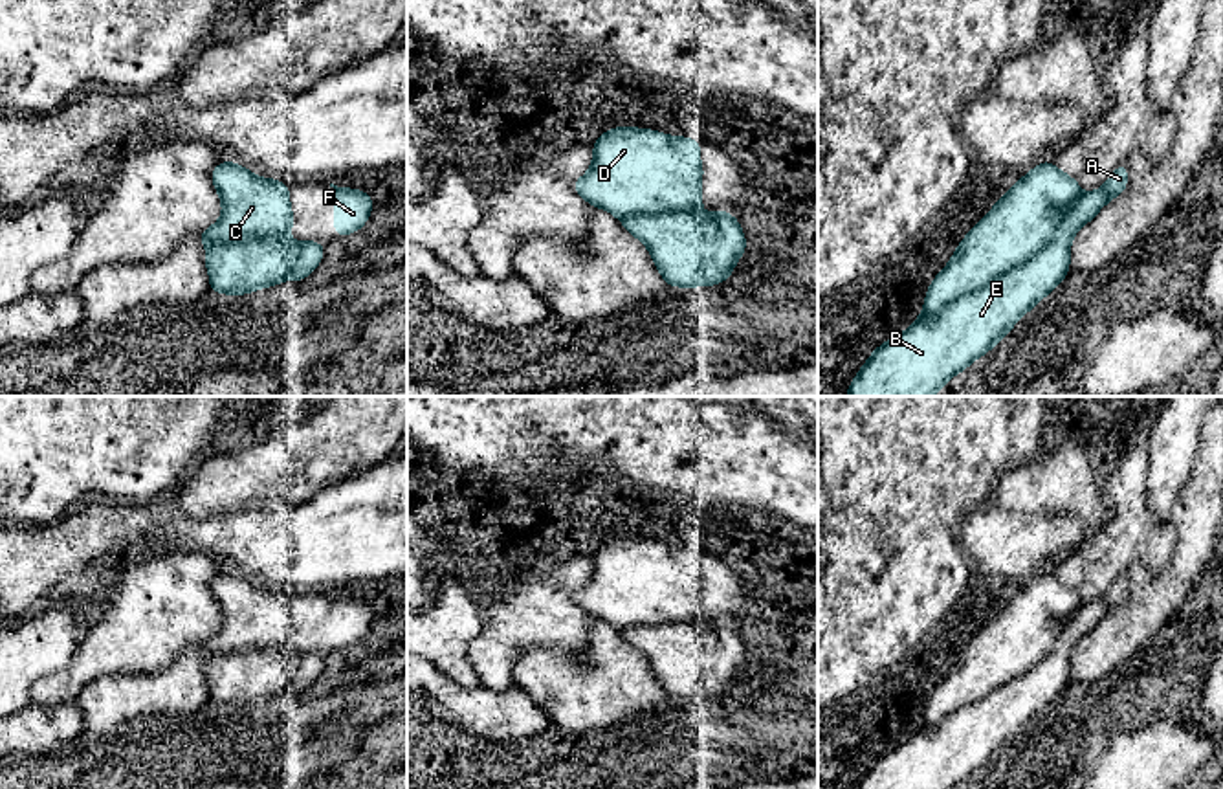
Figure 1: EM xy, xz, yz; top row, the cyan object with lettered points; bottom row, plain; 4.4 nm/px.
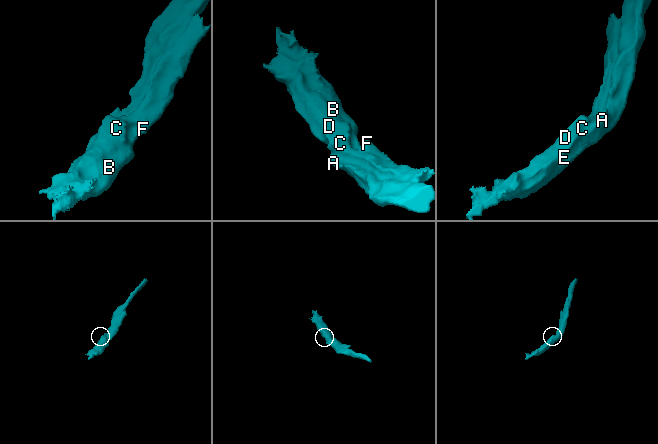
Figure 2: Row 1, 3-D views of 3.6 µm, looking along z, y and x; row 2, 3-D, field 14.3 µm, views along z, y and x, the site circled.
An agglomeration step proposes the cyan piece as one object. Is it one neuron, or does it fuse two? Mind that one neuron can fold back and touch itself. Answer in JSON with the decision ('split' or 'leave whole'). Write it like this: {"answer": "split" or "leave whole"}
{"answer": "split"}

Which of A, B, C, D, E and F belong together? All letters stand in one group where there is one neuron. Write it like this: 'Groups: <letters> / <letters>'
Groups: A B E / C D F

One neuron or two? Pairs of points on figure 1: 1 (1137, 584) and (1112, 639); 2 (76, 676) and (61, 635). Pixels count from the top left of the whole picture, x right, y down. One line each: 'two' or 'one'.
1: one
2: two

